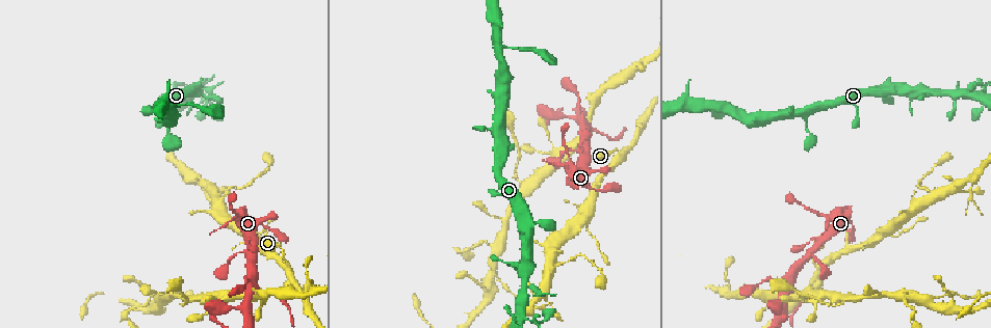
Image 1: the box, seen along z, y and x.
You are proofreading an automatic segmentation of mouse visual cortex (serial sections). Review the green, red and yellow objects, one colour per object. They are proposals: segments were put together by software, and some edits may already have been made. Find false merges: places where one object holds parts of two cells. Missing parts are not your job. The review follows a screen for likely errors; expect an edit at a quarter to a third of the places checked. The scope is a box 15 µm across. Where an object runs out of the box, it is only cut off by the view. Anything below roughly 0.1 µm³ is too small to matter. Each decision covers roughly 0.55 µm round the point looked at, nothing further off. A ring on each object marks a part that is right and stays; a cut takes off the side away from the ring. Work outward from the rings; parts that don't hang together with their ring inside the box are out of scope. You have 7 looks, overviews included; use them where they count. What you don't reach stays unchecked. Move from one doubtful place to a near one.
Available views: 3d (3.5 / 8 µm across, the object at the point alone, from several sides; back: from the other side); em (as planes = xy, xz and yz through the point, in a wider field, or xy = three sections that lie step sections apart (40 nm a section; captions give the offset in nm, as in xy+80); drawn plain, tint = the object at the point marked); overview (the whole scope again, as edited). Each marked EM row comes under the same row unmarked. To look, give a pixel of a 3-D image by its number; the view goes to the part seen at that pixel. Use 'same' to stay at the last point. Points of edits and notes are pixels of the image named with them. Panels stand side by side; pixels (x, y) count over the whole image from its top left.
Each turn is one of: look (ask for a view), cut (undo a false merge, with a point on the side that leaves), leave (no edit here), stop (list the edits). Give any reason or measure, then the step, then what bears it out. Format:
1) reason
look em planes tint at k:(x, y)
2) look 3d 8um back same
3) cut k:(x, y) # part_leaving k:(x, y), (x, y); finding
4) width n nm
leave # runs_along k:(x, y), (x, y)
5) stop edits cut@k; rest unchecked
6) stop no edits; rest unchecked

abrupt turn
look 3d 3.5um back at 1:(214, 312)

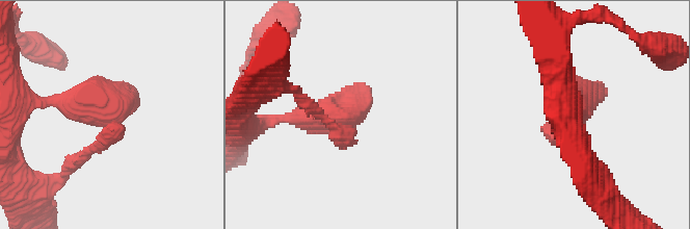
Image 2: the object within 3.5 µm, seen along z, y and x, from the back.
look em xy step 1 tint at 2:(112, 113)

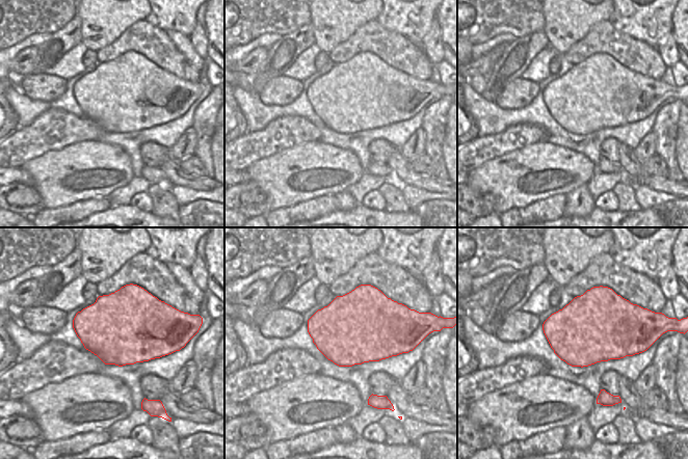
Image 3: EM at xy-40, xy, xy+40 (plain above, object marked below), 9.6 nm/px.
leave # runs_along 2:(47, 100), (114, 113), (82, 155); continuous, no second cell

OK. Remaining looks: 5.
look em xy step 3 tint at 1:(620, 158)

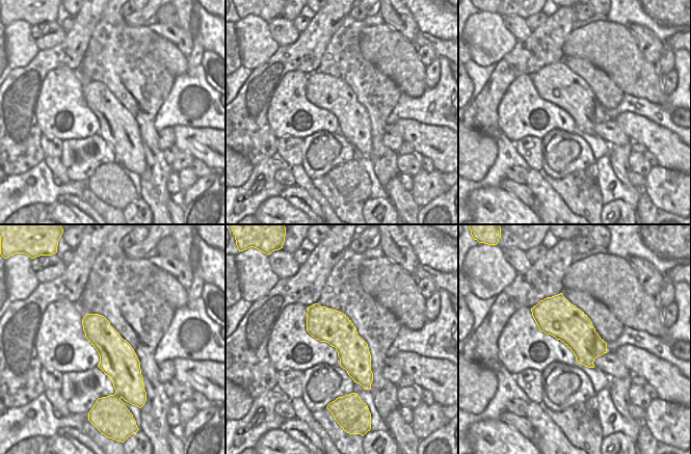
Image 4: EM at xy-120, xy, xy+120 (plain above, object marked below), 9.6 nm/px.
look 3d 3.5um back same

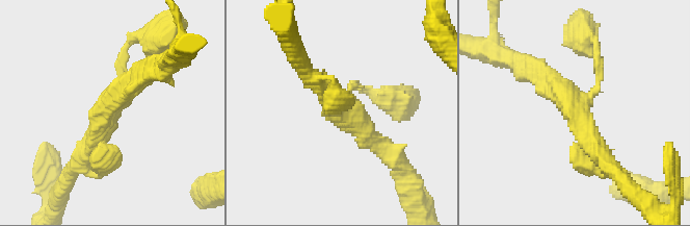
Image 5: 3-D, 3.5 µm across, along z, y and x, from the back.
leave # one cell here

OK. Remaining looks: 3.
three-way junction
look 3d 3.5um at 1:(553, 267)

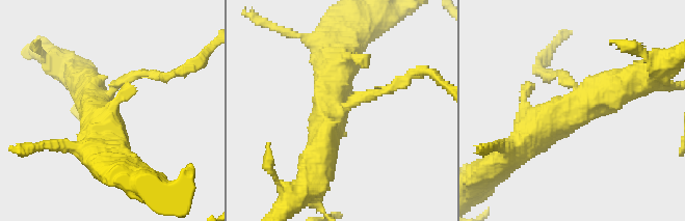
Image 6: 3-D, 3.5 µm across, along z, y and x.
now the EM
look em xy step 2 tint at 6:(580, 91)

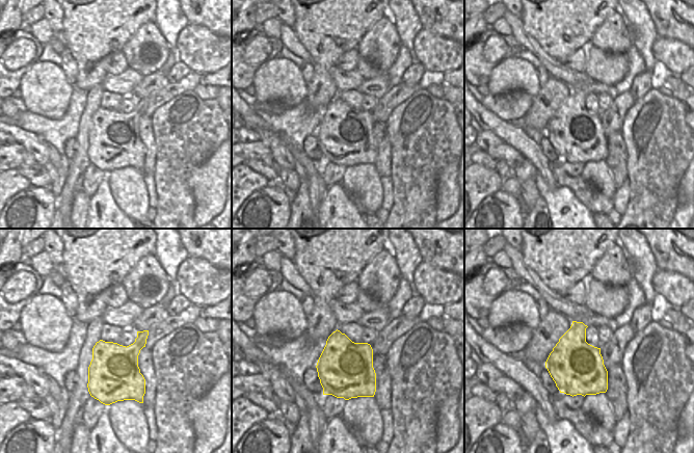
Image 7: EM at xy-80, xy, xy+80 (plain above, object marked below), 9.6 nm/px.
cut 6:(389, 88) # part_leaving 6:(354, 101), (415, 72), (438, 80); a second cell is stuck on

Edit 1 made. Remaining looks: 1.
stop edits cut@6; rest unchecked

